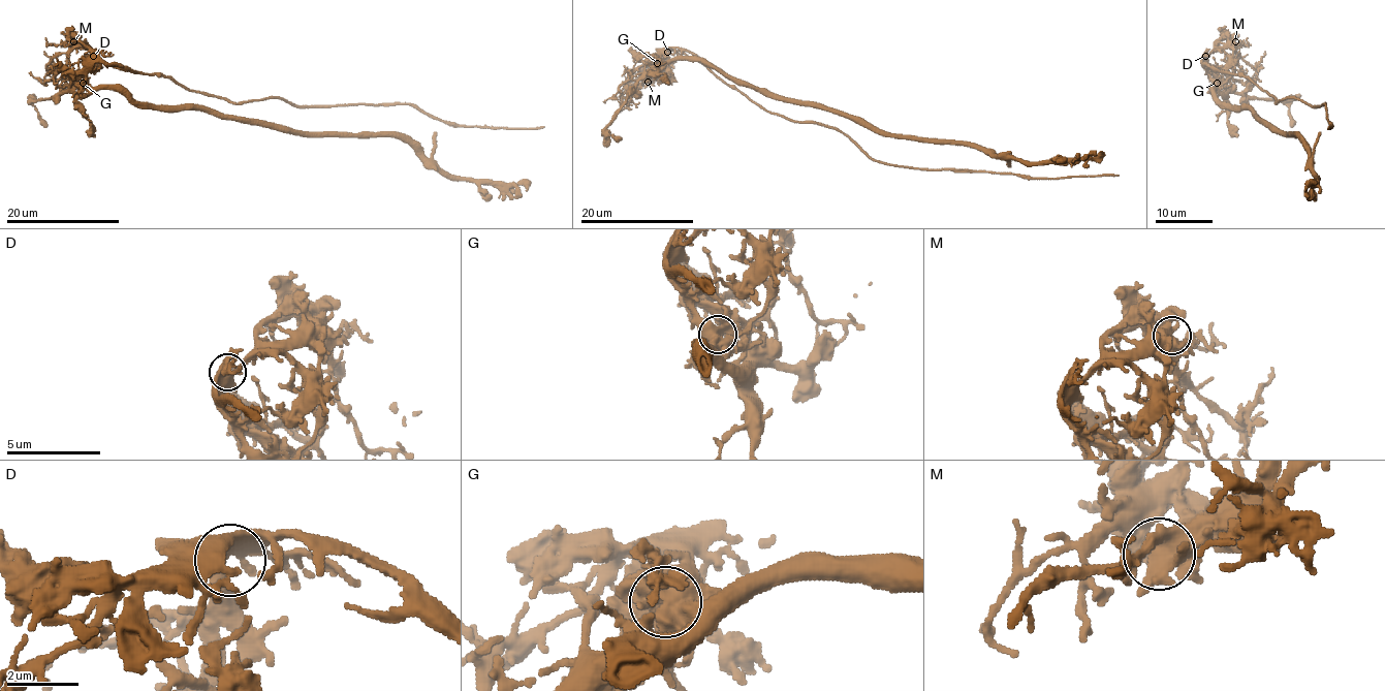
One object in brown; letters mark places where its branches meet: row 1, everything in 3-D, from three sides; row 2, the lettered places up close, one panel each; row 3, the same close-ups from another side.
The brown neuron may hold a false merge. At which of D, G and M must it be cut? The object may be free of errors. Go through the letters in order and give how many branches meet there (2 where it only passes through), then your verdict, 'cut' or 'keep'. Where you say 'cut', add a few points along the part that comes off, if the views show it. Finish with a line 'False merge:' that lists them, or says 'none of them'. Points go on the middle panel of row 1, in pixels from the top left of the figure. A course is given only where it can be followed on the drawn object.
D: 4 | keep
G: 5 | cut | (657, 63), (670, 48), (691, 52), (768, 111), (835, 127), (872, 158), (892, 165), (1034, 178), (1119, 175)
M: 3 | keep
False merge: G

